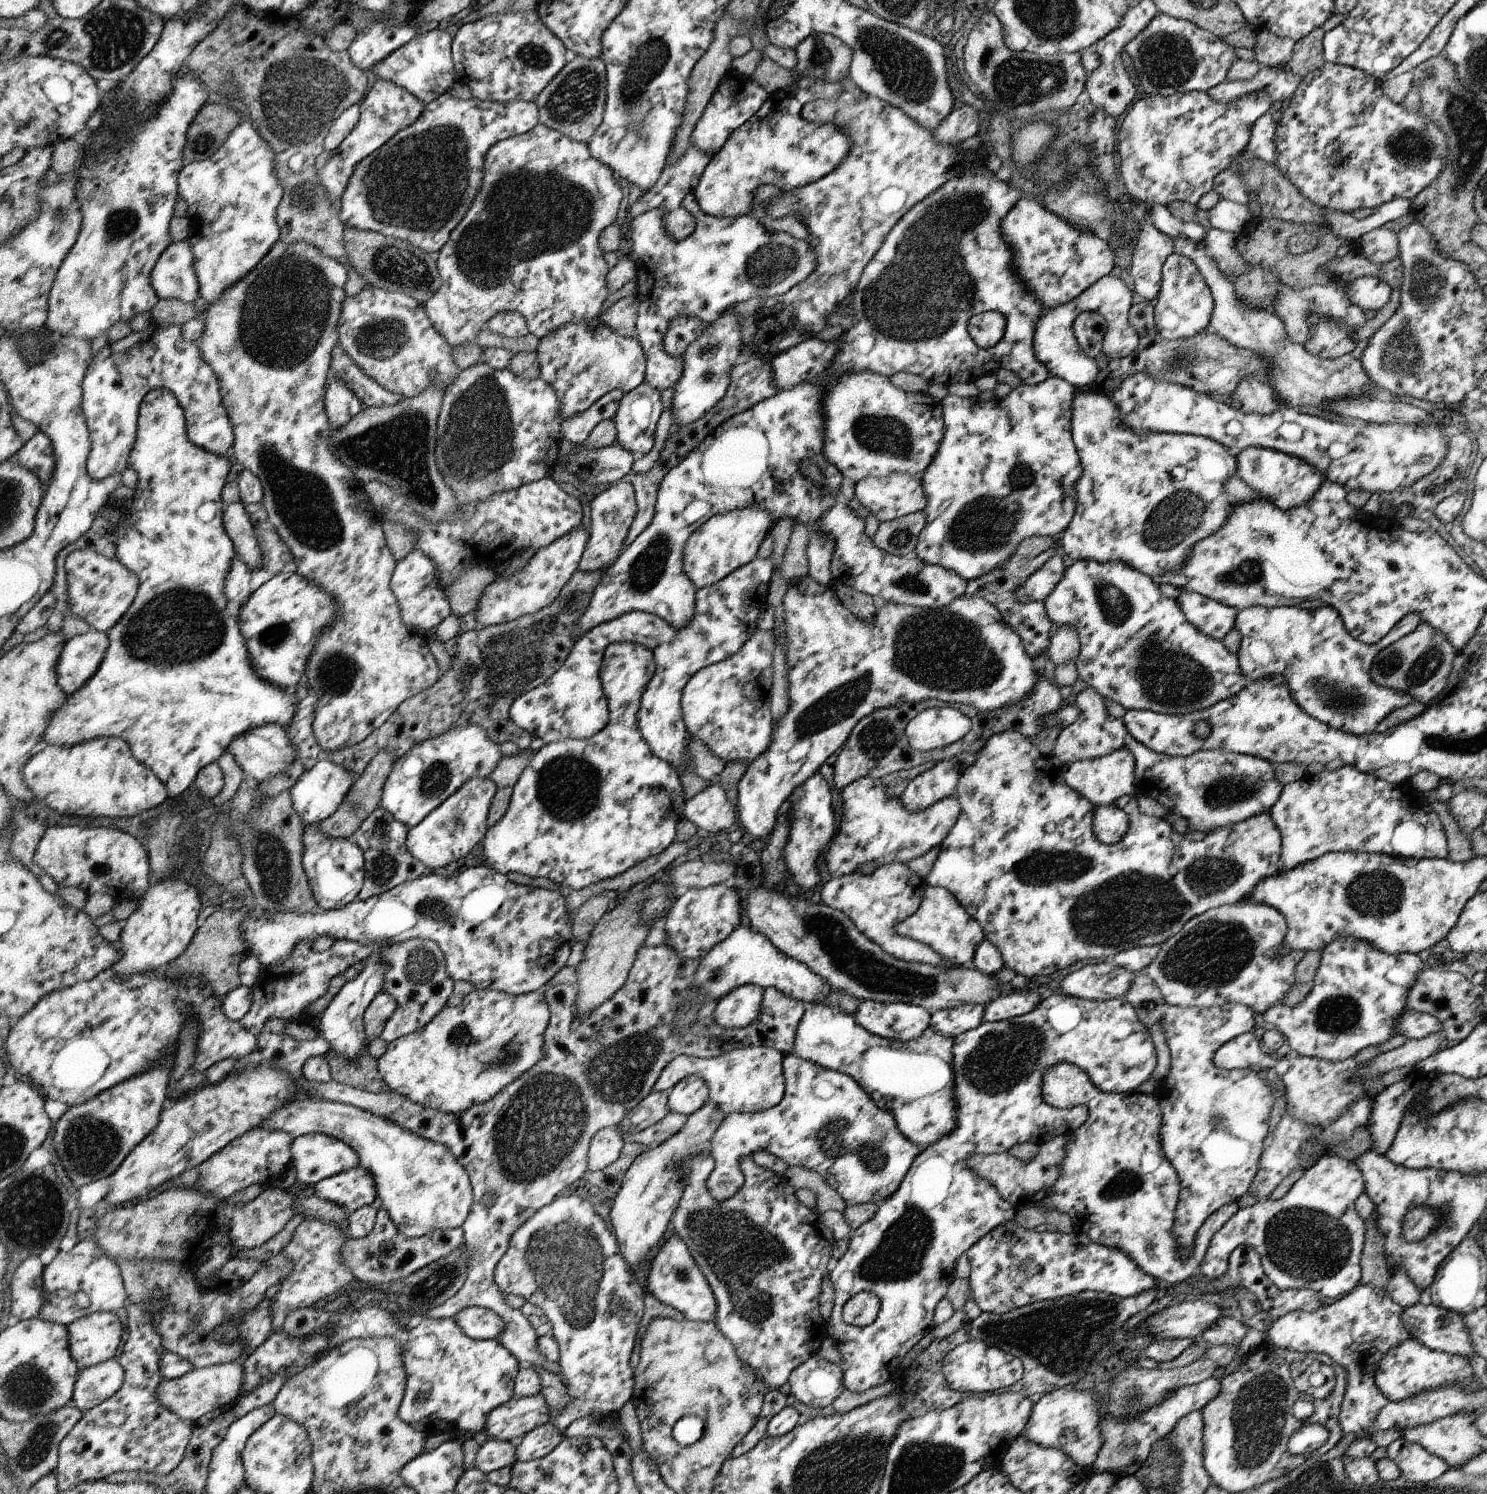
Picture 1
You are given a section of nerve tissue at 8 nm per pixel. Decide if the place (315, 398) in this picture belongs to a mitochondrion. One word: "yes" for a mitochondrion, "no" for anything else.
no

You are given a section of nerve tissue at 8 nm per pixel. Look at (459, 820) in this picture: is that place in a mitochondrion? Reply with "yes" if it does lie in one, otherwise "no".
yes

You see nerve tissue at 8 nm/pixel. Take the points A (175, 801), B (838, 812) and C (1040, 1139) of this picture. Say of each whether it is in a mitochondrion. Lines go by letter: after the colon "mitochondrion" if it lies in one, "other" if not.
A: other
B: other
C: other

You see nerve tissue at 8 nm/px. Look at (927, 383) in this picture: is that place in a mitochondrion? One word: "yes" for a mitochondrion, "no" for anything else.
no

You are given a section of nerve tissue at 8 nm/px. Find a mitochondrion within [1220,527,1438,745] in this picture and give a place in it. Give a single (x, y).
(1344, 702)

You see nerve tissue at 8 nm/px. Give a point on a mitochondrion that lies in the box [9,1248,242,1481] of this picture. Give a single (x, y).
(37, 1446)

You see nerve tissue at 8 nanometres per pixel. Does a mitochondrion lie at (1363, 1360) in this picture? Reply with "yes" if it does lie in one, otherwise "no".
no

